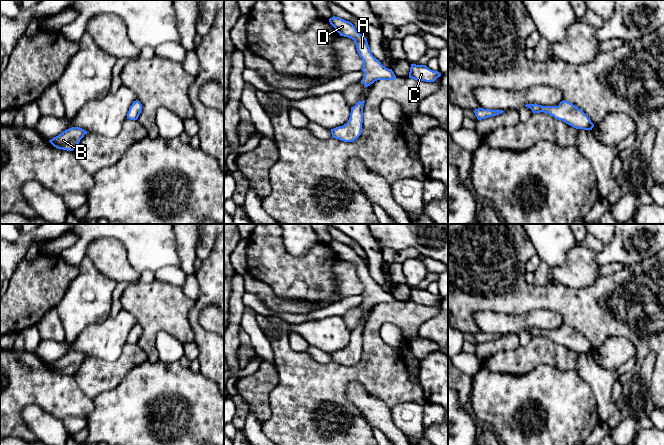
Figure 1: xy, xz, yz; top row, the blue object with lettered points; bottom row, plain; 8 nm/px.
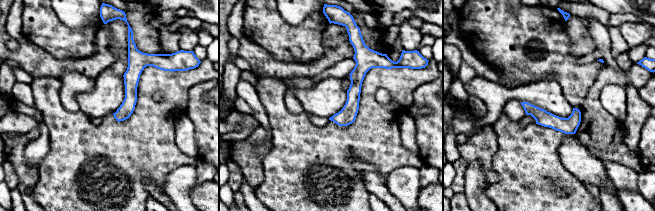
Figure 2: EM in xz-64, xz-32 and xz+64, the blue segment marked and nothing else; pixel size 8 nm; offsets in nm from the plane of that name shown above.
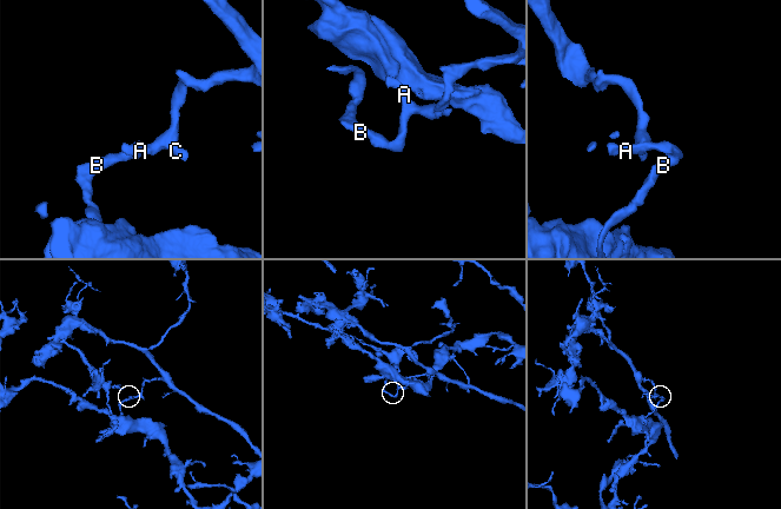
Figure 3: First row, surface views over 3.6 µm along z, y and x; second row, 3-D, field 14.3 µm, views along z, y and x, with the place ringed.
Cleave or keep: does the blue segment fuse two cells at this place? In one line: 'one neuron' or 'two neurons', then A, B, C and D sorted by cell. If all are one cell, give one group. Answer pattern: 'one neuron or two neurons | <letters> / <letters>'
two neurons | A C D / B

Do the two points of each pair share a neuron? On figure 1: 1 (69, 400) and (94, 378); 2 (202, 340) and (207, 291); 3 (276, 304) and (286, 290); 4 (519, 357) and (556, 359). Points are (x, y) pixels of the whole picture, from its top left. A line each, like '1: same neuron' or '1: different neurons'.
1: different neurons
2: same neuron
3: different neurons
4: same neuron

